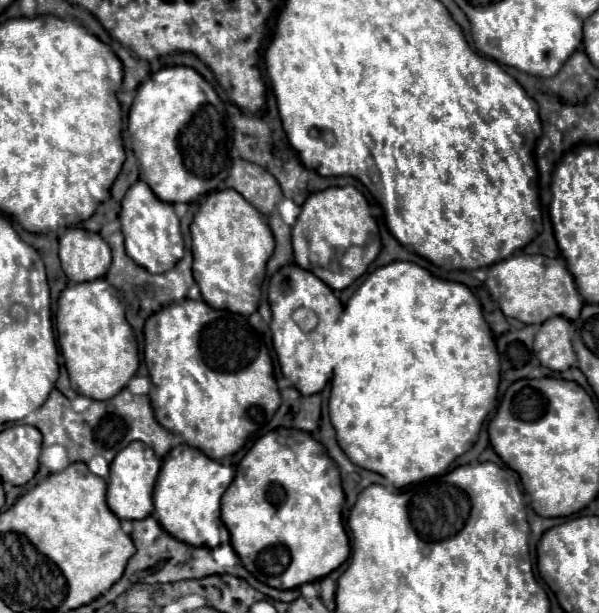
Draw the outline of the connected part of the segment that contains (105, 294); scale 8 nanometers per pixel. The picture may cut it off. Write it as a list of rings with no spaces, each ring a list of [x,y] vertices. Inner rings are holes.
[[[104,278],[70,284],[62,290],[56,310],[57,343],[76,394],[92,400],[108,400],[126,388],[140,365],[138,344],[126,320],[120,294]]]

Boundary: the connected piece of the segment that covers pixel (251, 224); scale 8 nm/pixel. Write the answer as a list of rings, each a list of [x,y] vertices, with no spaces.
[[[212,191],[201,202],[198,214],[190,224],[194,280],[200,286],[202,298],[212,308],[250,316],[258,310],[260,282],[266,262],[274,252],[274,236],[264,216],[238,192]]]

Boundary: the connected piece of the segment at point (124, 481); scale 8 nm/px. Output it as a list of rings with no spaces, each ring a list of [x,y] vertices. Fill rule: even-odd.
[[[132,442],[124,450],[116,454],[110,464],[110,478],[108,478],[108,506],[120,520],[142,520],[152,514],[152,490],[156,476],[160,472],[160,460],[156,458],[154,450],[142,442]]]

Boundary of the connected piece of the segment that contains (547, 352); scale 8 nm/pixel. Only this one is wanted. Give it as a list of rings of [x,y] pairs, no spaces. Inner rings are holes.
[[[554,316],[540,326],[534,338],[534,352],[542,366],[554,372],[564,372],[576,364],[570,330],[572,330],[570,320],[562,316]]]

